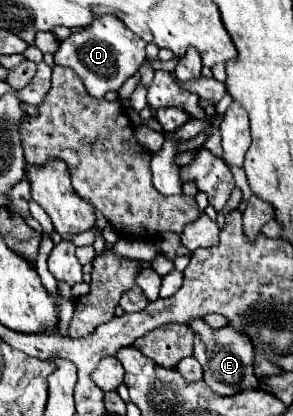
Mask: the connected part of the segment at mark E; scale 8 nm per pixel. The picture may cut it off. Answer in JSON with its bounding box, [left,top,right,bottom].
[188,319,258,395]

